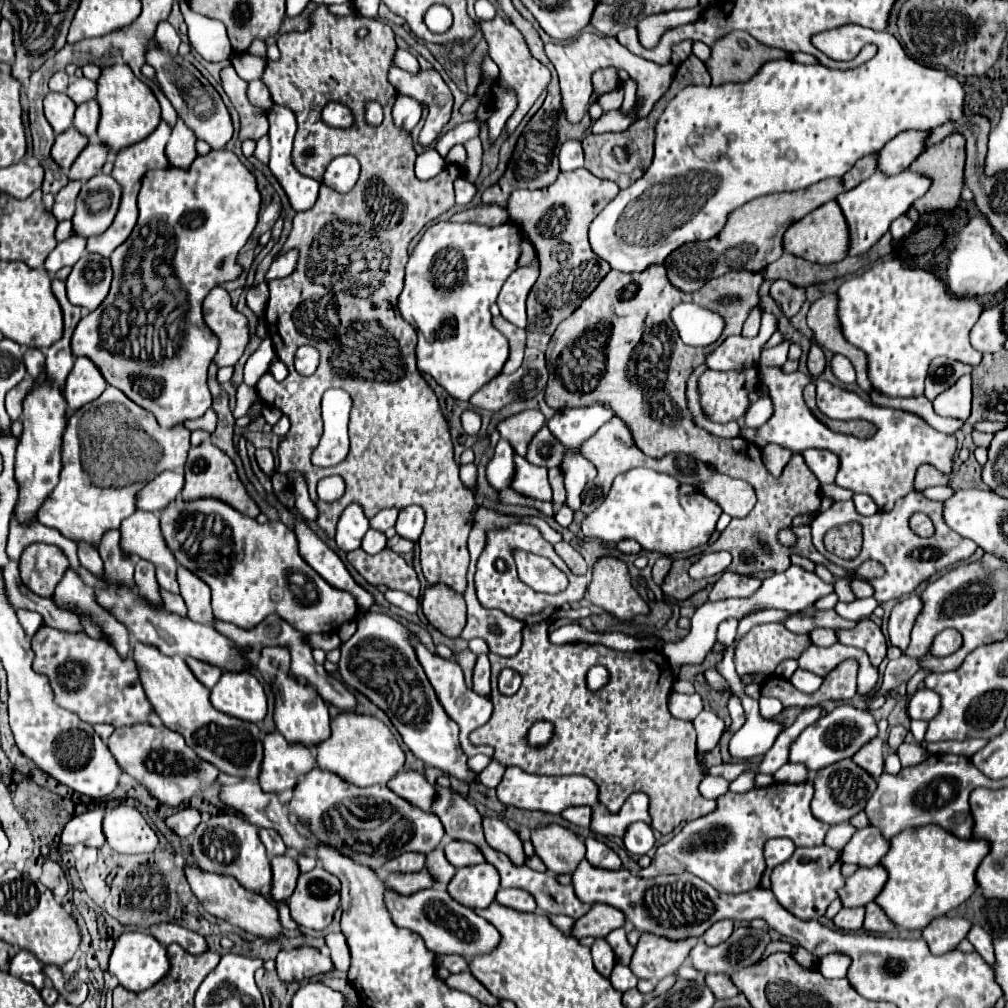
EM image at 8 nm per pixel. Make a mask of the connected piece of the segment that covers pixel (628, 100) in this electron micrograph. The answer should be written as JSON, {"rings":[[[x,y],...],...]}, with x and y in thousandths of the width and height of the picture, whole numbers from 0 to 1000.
{"rings":[[[623,77],[619,83],[617,83],[617,87],[619,87],[619,103],[617,103],[617,109],[619,111],[623,111],[625,107],[627,107],[627,97],[631,97],[631,87],[633,87],[633,83],[631,83],[631,79],[627,79],[627,77]]]}

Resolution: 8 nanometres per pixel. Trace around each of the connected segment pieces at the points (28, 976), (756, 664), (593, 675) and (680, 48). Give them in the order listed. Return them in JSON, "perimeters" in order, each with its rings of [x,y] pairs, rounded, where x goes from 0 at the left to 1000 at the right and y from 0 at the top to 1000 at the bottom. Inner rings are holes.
{"perimeters":[[[[20,942],[12,950],[10,966],[28,974],[28,976],[32,976],[36,982],[42,982],[46,978],[46,968],[44,968],[42,954],[38,954],[38,950],[28,942]]],[[[752,619],[748,623],[744,623],[742,629],[738,629],[728,643],[728,659],[730,659],[730,667],[736,669],[746,669],[746,667],[754,667],[754,669],[768,669],[768,663],[780,655],[780,653],[792,653],[802,641],[804,641],[804,631],[802,629],[788,629],[784,627],[778,619]]],[[[589,661],[589,663],[583,667],[583,683],[593,685],[593,683],[597,683],[601,677],[603,677],[603,671],[601,671],[601,665],[599,665],[597,661]]],[[[679,40],[679,42],[671,44],[671,46],[669,46],[669,54],[667,54],[667,63],[673,65],[679,58],[683,58],[685,50],[687,50],[687,42],[685,42],[685,40]]]]}

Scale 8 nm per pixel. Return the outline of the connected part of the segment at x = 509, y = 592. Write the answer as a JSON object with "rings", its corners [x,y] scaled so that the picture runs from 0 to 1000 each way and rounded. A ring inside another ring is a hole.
{"rings":[[[508,520],[502,526],[484,530],[482,544],[480,544],[480,548],[478,548],[478,552],[474,554],[474,560],[472,560],[470,579],[472,579],[474,595],[476,595],[476,599],[480,603],[494,603],[500,609],[518,615],[520,619],[532,619],[532,617],[544,615],[554,603],[558,603],[558,599],[573,597],[573,595],[577,595],[577,591],[581,587],[581,571],[567,569],[563,565],[563,562],[558,558],[558,554],[550,548],[548,540],[542,538],[536,532],[536,528],[530,522],[524,522],[524,520]],[[510,544],[516,544],[516,546],[522,546],[522,548],[528,548],[528,550],[536,550],[536,552],[542,552],[544,556],[548,556],[550,562],[554,562],[563,571],[563,583],[560,587],[554,587],[554,589],[530,587],[512,569],[512,560],[510,560],[510,554],[508,554],[508,546]]]}

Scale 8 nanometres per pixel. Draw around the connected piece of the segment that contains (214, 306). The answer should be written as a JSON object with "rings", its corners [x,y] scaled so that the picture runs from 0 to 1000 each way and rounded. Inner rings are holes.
{"rings":[[[220,284],[208,288],[202,298],[202,317],[206,325],[218,335],[218,345],[212,353],[216,363],[232,363],[246,341],[246,317],[228,300]]]}

